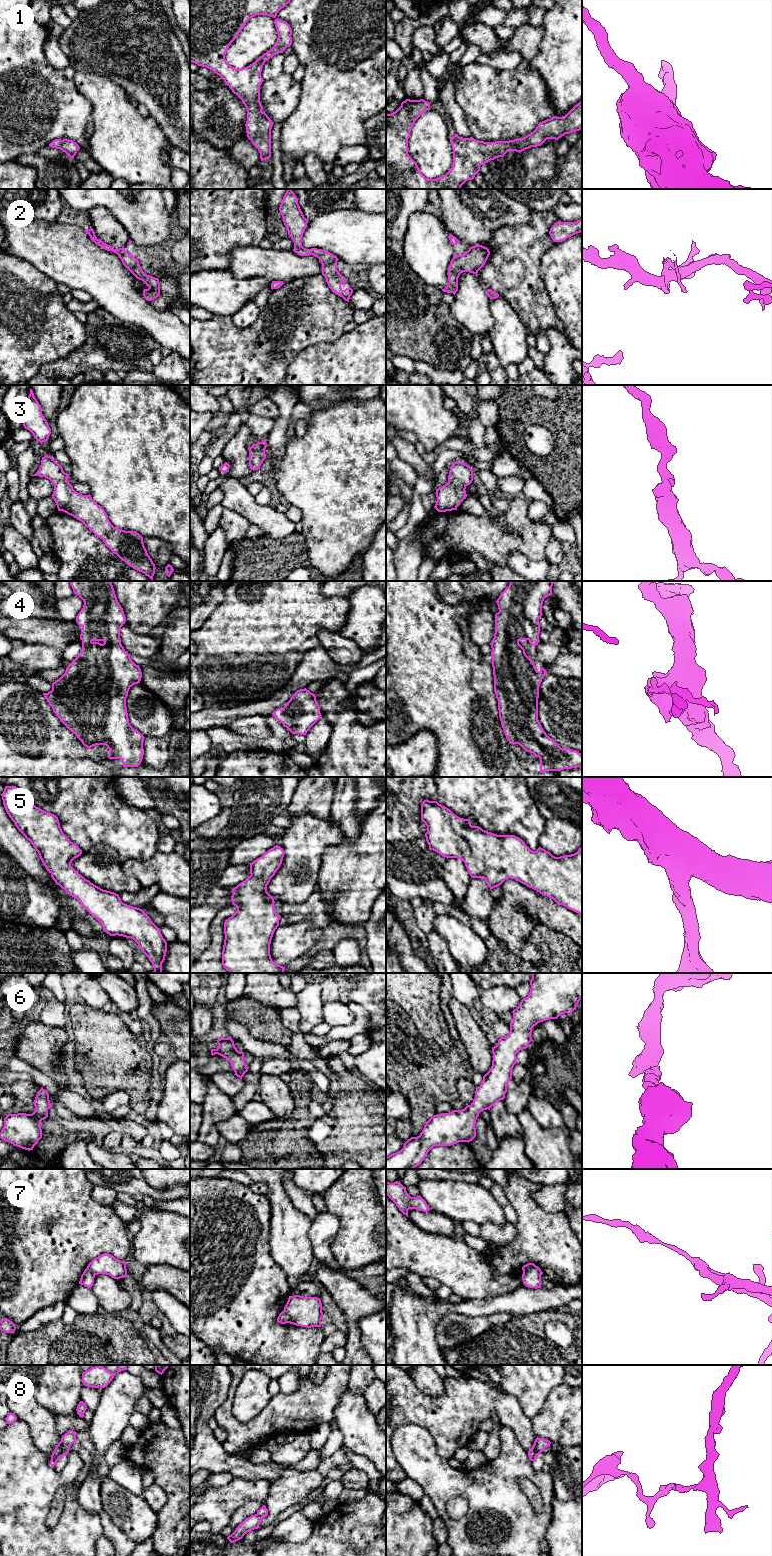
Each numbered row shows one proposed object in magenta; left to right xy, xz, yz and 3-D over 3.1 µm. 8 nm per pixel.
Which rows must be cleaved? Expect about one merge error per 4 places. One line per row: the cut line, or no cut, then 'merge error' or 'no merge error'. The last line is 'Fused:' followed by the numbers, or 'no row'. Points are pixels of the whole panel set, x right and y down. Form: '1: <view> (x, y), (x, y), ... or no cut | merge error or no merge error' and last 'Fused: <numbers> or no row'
1: no cut | no merge error
2: no cut | no merge error
3: no cut | no merge error
4: no cut | no merge error
5: no cut | no merge error
6: no cut | no merge error
7: xz (283, 1310), (287, 1314), (289, 1322) | merge error
8: xy (61, 1440), (62, 1451), (57, 1456), (51, 1456) | merge error
Fused: 7, 8

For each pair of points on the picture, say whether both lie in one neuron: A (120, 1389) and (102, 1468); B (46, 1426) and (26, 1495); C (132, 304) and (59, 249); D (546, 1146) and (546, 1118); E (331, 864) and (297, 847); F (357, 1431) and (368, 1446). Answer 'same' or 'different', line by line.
A: same
B: different
C: same
D: different
E: different
F: same

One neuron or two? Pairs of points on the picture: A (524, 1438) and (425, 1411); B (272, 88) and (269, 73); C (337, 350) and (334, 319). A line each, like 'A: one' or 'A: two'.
A: one
B: two
C: two

